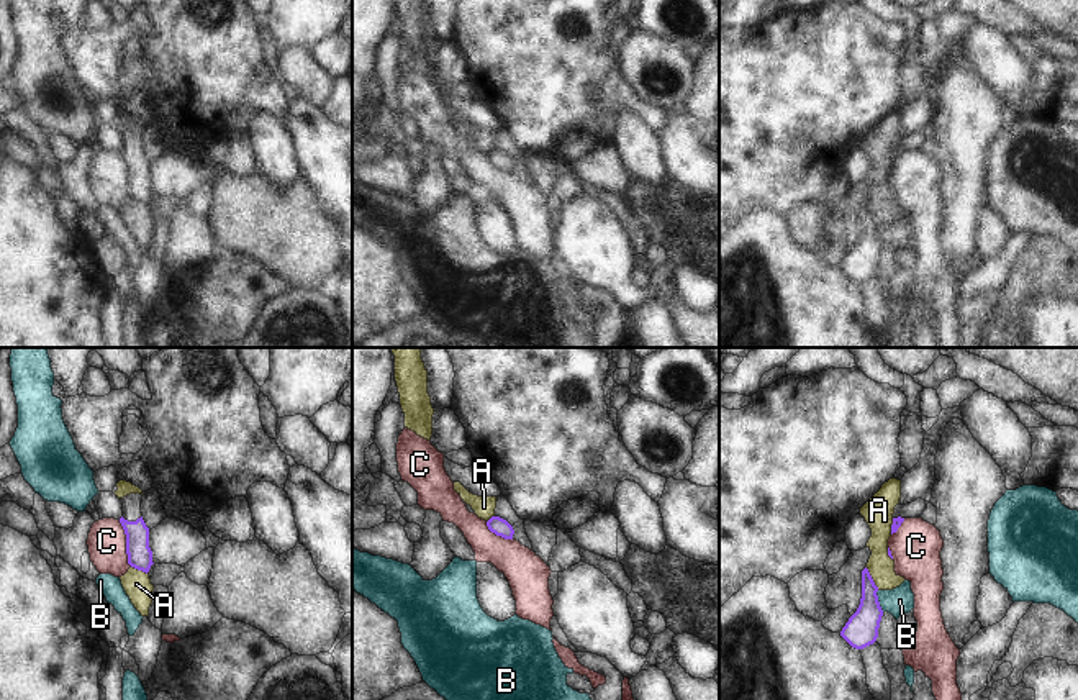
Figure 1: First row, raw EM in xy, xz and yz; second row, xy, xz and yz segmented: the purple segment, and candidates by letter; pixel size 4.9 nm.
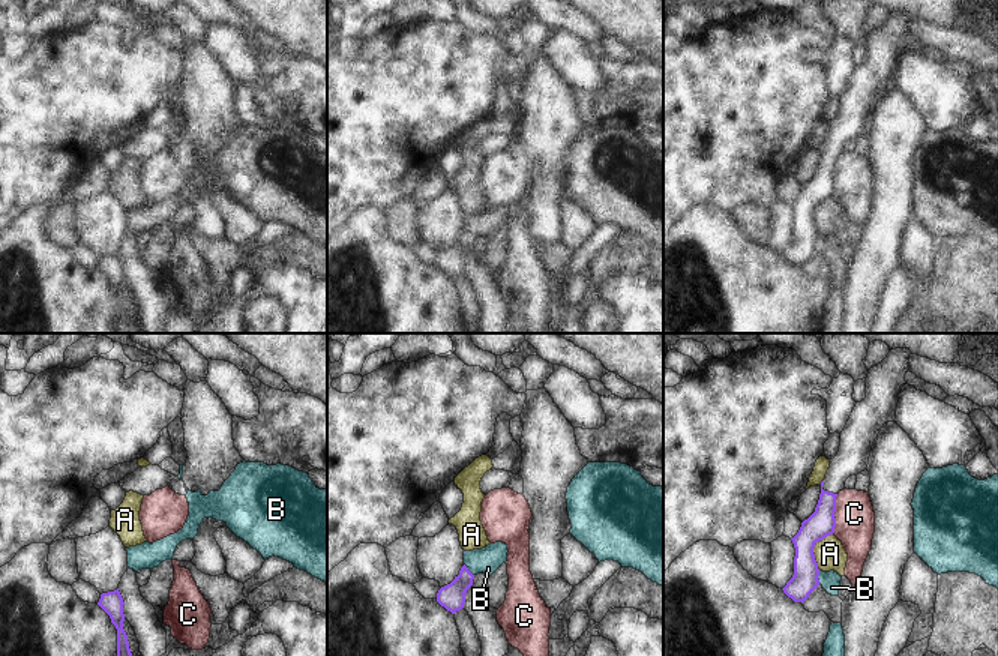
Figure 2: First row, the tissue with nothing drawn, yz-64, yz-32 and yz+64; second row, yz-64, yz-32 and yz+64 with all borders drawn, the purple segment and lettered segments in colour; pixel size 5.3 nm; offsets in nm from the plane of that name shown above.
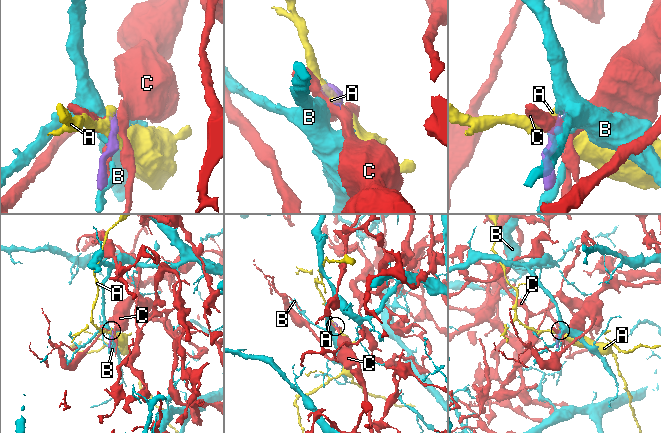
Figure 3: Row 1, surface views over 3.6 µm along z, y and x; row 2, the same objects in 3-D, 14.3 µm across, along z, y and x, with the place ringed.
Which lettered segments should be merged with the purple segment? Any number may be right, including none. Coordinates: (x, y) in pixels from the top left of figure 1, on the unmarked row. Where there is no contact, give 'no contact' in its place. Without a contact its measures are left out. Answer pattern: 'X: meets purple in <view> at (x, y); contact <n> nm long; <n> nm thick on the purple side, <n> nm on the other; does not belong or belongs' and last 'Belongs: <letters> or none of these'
A: meets purple in yz at (870, 210); contact 140 nm long; 160 nm thick on the purple side, 130 nm on the other; does not belong
B: meets purple in yz at (878, 235); contact 120 nm long; 160 nm thick on the purple side, 140 nm on the other; does not belong
C: meets purple in xy at (126, 176); contact 240 nm long; 130 nm thick on the purple side, 190 nm on the other; does not belong
Belongs: none of these

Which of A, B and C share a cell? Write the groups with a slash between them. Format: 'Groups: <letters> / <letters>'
Groups: A / B / C

